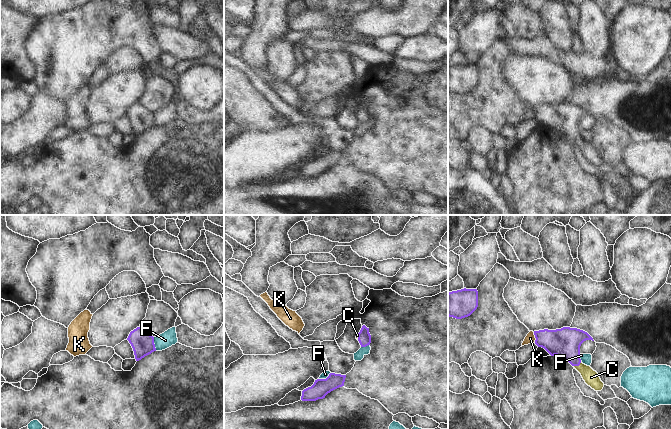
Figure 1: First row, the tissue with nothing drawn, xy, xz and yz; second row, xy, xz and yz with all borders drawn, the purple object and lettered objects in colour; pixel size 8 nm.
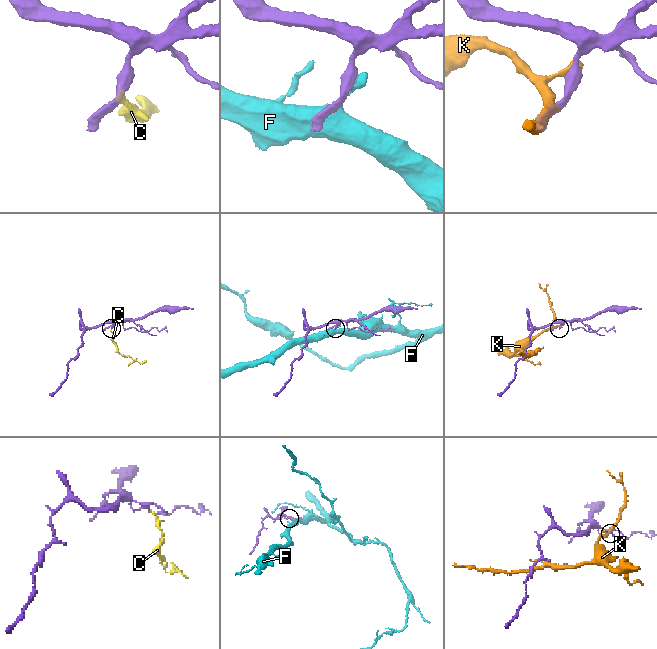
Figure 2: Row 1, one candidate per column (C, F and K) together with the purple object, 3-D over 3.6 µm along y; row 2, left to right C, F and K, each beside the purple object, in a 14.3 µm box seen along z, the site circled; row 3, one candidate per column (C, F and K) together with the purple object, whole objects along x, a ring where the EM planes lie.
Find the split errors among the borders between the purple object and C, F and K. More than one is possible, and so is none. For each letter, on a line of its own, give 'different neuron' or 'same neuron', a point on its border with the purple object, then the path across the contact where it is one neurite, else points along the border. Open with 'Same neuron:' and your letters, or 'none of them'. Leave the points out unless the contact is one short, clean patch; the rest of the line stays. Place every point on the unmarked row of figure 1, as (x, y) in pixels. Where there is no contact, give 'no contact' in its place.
Same neuron: C
C: same neuron; meets purple in yz at (577, 141); runs through yz (565, 118), (577, 141), (591, 153)
F: different neuron; meets purple in xy at (154, 120)
K: different neuron; meets purple in yz at (535, 113); border along yz (533, 108), (535, 118)

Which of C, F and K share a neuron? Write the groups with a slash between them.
C / F / K

